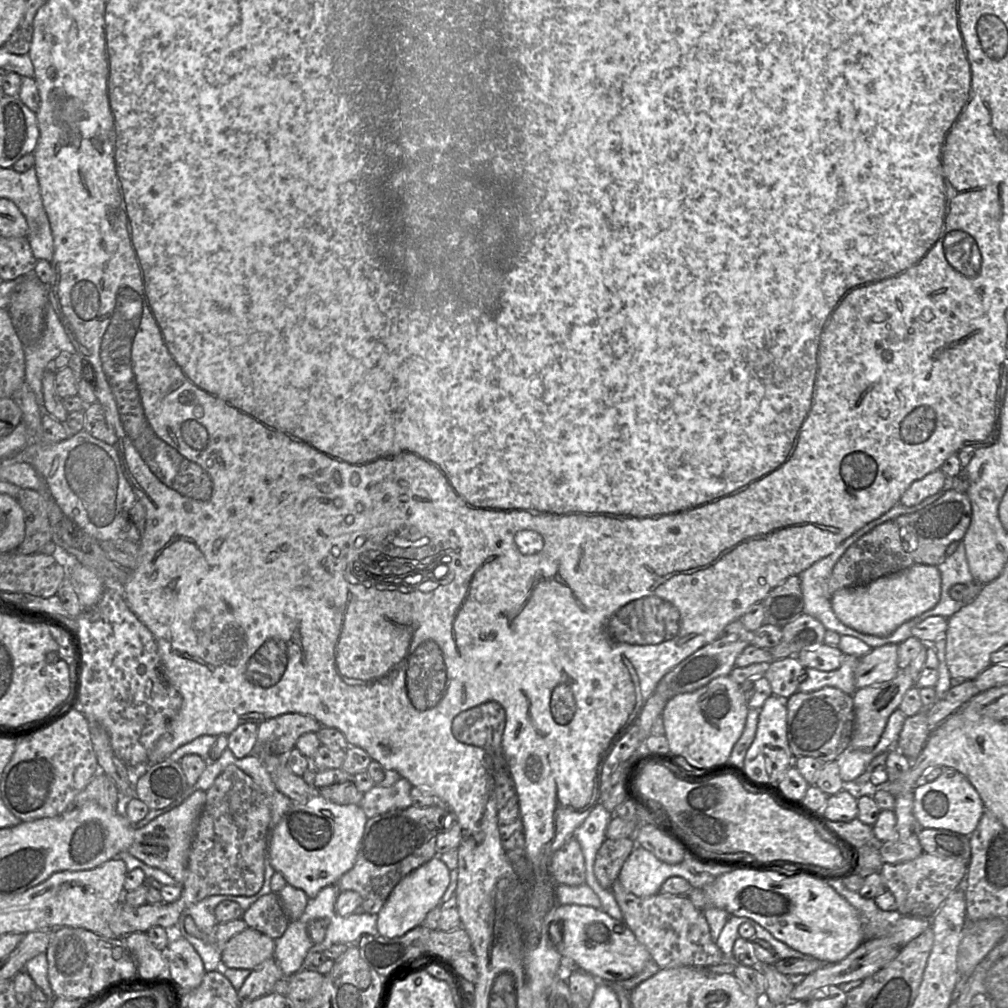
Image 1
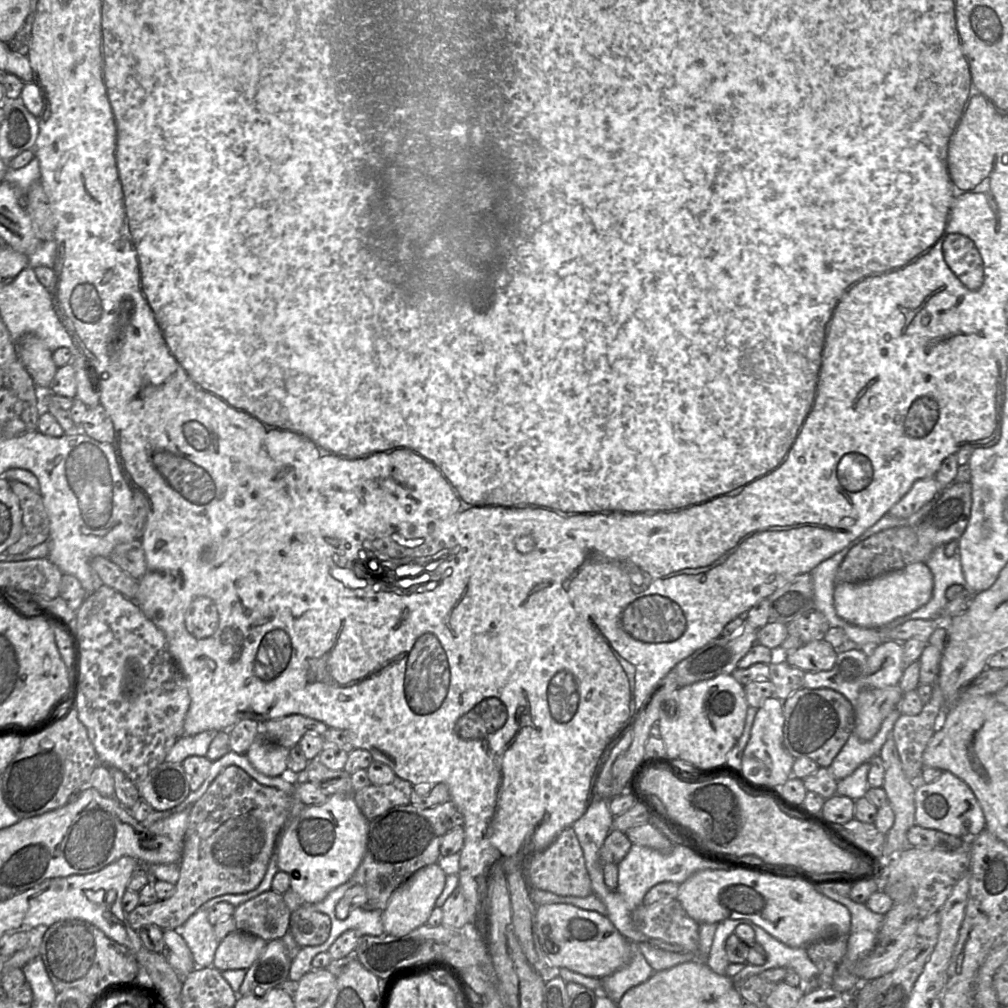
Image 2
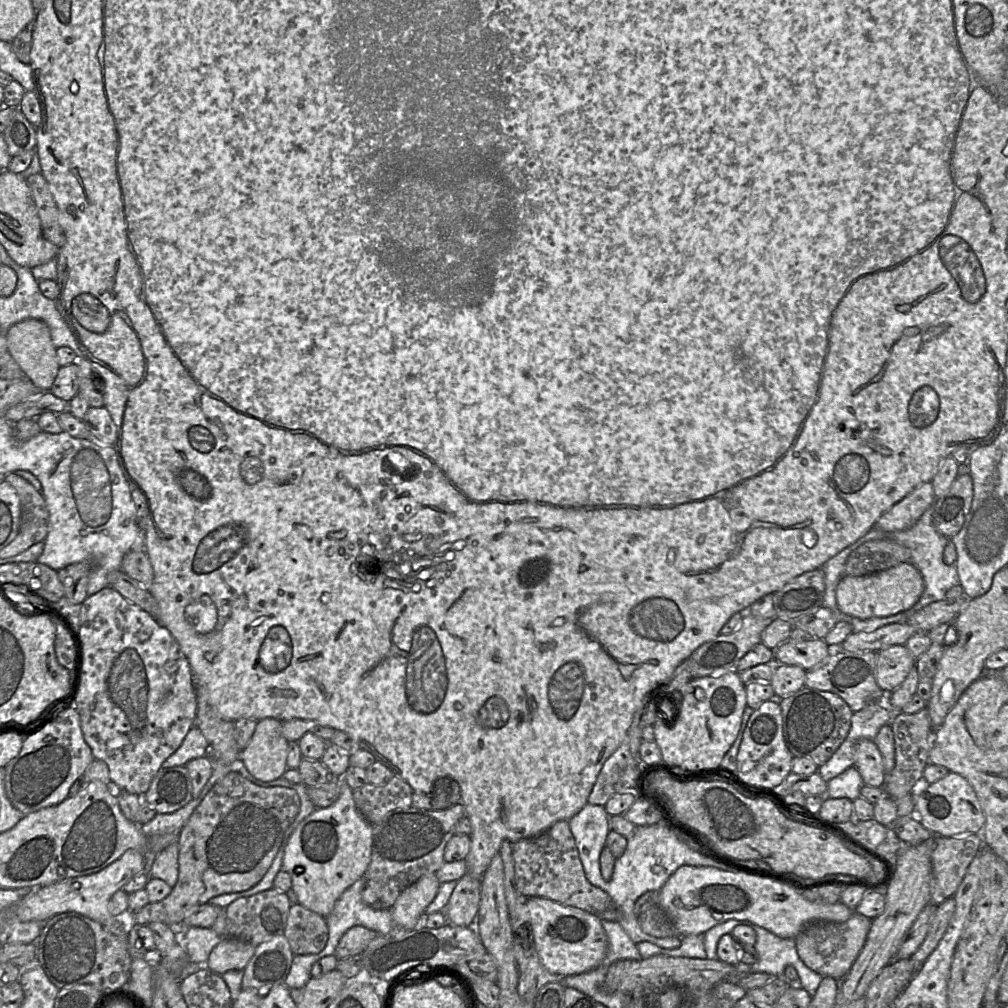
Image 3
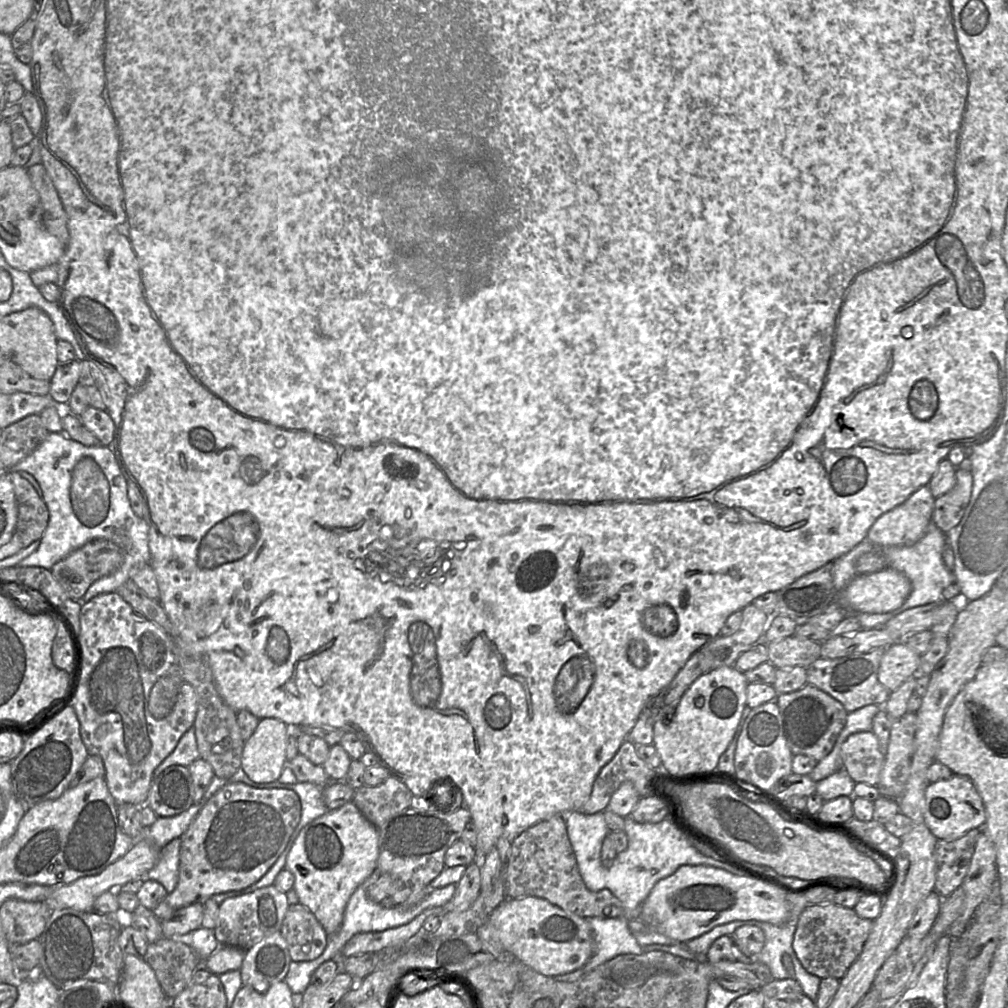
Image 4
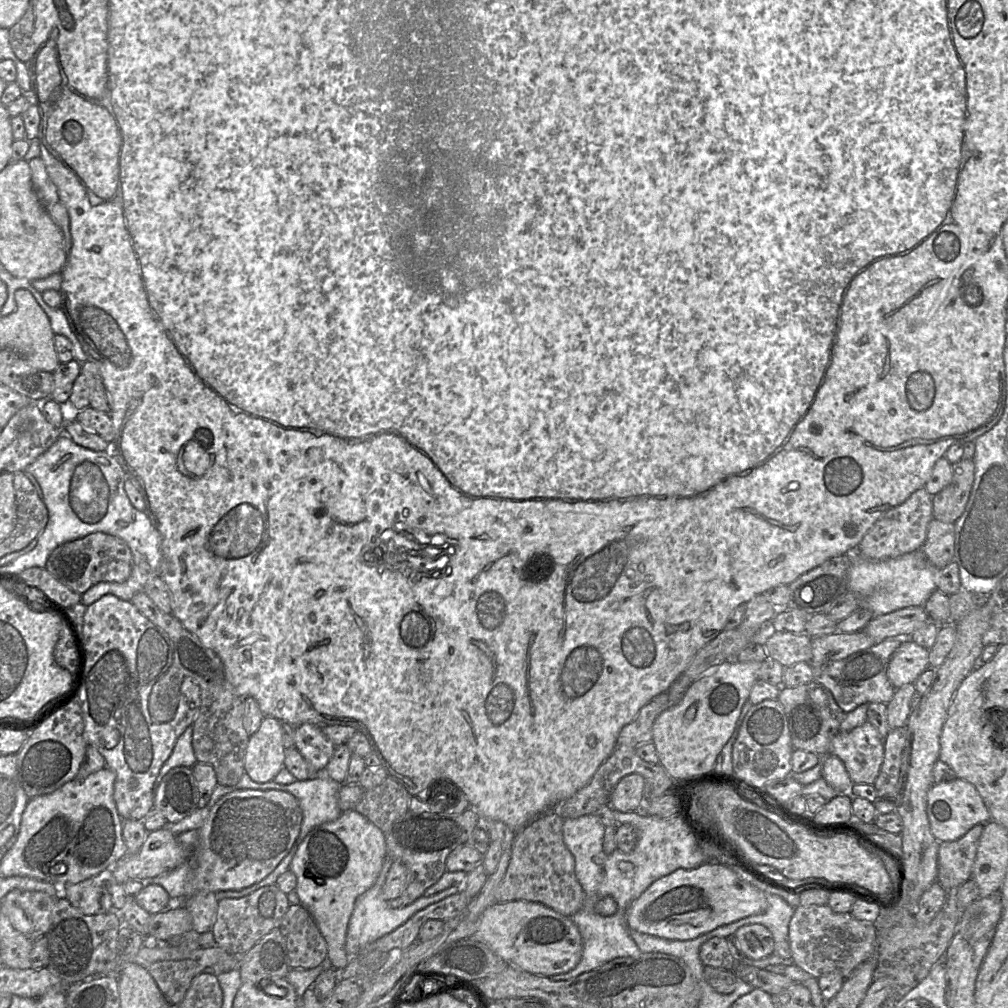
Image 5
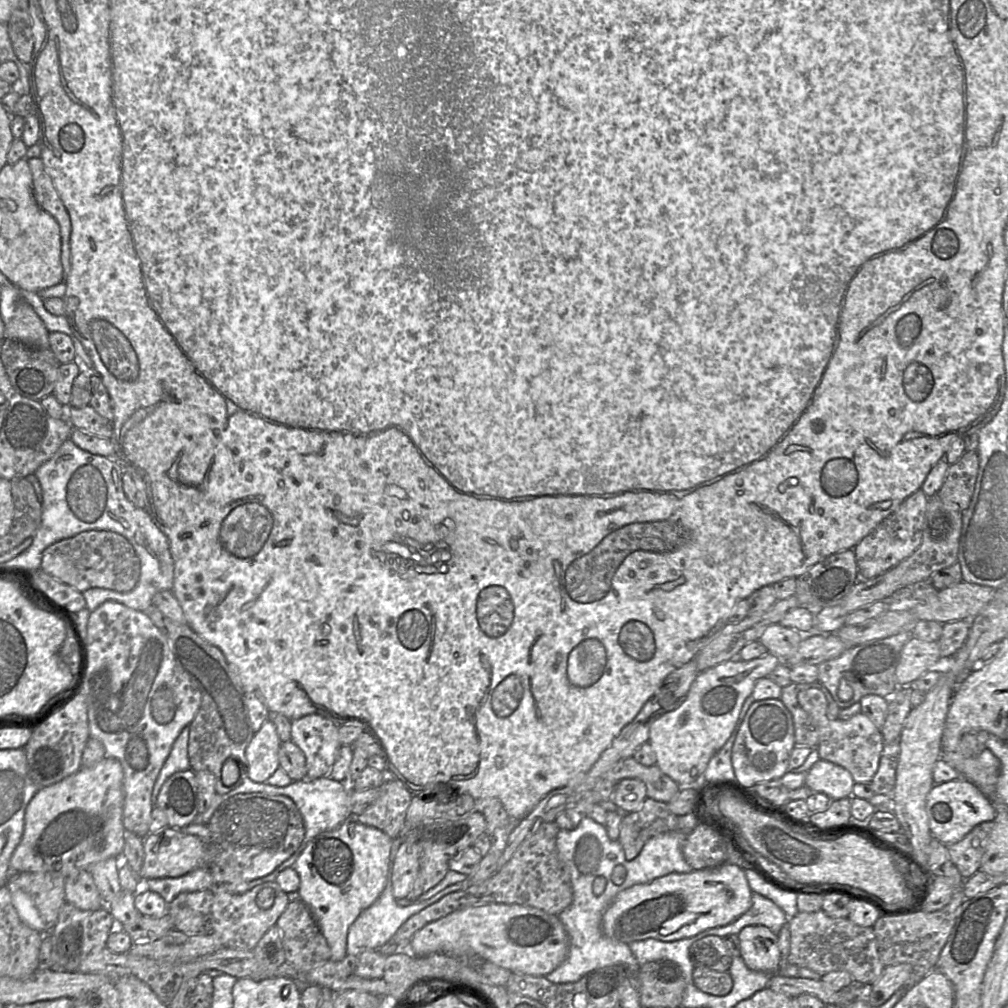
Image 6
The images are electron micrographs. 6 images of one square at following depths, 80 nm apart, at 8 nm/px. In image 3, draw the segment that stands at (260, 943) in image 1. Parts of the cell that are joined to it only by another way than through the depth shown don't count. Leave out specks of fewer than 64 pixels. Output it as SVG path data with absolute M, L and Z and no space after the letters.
M222 937L221 942L211 951L206 967L222 975L230 970L243 970L255 953L256 946L234 937Z

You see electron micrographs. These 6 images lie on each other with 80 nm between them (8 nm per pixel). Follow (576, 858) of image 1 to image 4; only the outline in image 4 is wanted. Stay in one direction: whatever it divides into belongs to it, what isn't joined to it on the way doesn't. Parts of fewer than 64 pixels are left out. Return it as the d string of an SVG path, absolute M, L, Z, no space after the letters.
M561 814L539 821L513 839L505 866L505 892L507 899L543 898L564 911L584 918L624 916L622 903L610 890L592 892L585 886L568 838L565 815Z

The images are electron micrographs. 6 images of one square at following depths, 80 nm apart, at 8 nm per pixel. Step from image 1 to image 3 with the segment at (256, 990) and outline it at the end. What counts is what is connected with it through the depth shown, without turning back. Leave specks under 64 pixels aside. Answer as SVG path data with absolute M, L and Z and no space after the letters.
M278 935L256 946L255 953L243 969L243 989L267 995L274 985L284 984L294 954L284 935Z

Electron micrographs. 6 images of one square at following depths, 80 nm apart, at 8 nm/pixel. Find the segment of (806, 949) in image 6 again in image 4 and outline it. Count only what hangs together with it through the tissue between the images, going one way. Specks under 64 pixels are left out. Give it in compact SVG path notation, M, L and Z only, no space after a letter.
M836 904L808 905L800 914L793 936L793 950L812 975L841 980L861 954L873 921L859 917L854 909Z

